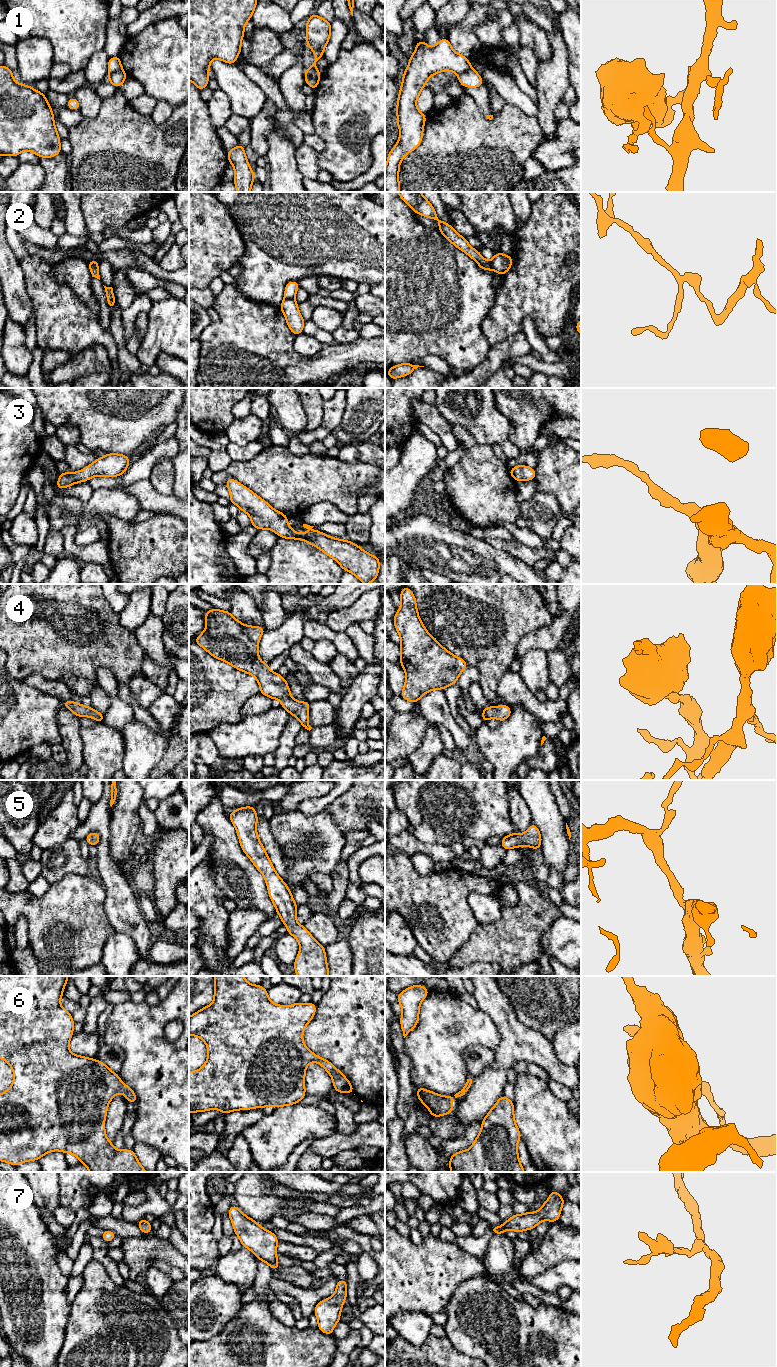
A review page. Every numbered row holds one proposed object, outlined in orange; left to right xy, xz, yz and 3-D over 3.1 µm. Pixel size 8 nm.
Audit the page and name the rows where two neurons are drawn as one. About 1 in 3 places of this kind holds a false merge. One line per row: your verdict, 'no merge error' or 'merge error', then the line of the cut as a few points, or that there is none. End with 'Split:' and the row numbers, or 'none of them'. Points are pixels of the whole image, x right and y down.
1: merge error; cut xy (122, 69), (109, 74)
2: merge error; cut xz (285, 297), (293, 298)
3: no merge error; cut none
4: no merge error; cut none
5: no merge error; cut none
6: no merge error; cut none
7: no merge error; cut none
Split: 1, 2

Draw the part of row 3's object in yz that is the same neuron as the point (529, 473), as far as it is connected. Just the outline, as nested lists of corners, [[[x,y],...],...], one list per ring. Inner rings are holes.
[[[518,464],[517,466],[509,470],[509,474],[518,483],[522,480],[526,481],[534,480],[536,475],[536,470],[526,465],[521,466],[520,464]]]

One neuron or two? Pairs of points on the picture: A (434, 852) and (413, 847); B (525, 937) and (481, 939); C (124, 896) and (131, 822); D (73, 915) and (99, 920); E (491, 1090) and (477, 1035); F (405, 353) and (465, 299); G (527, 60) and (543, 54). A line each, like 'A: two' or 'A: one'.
A: one
B: one
C: two
D: one
E: two
F: one
G: two

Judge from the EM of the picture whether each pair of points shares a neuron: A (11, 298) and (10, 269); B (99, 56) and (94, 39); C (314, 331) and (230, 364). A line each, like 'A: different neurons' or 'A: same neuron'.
A: same neuron
B: different neurons
C: different neurons

